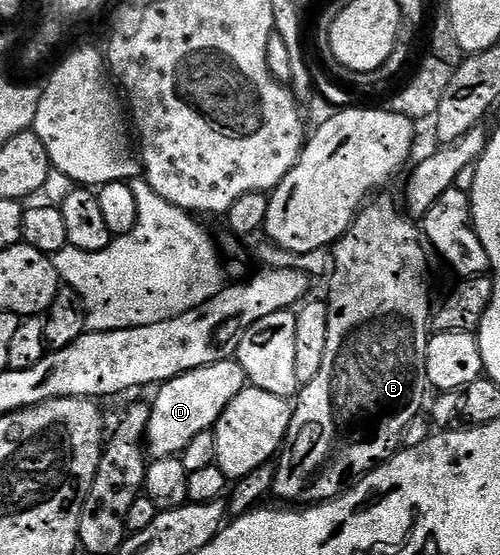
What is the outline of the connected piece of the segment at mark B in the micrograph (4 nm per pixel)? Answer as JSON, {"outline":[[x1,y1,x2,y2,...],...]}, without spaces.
{"outline":[[381,196,359,211,350,229,332,248,334,277,330,280,330,321,324,362,316,378,301,385,296,397,298,405,293,405,290,428,274,470,273,495,291,500,294,506,320,504,341,496,347,486,378,465,385,464,399,451,409,423,424,412,422,403,428,393,426,351,431,337,432,315,431,253,421,227,400,204,398,209,396,201]]}

